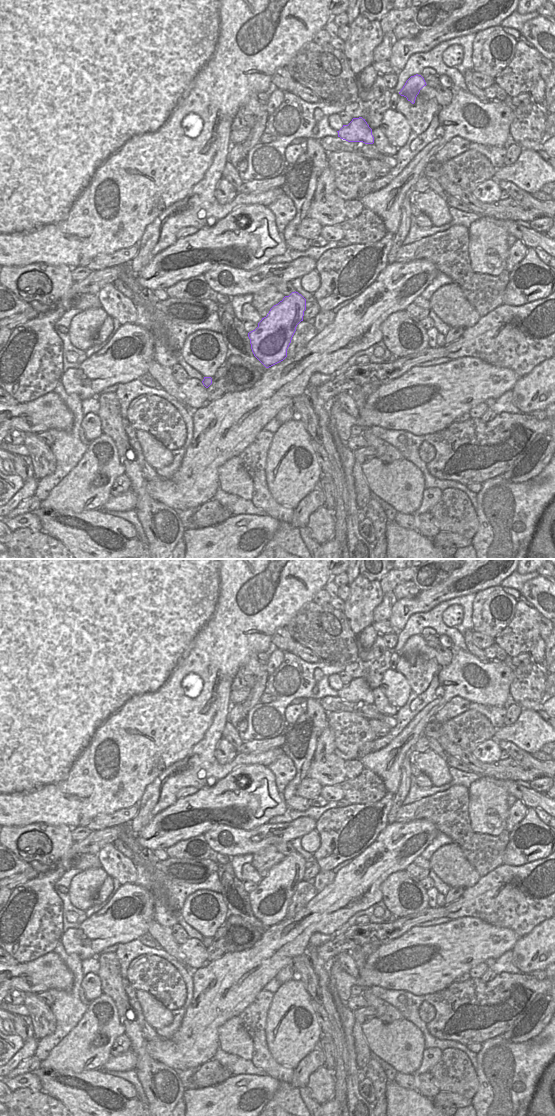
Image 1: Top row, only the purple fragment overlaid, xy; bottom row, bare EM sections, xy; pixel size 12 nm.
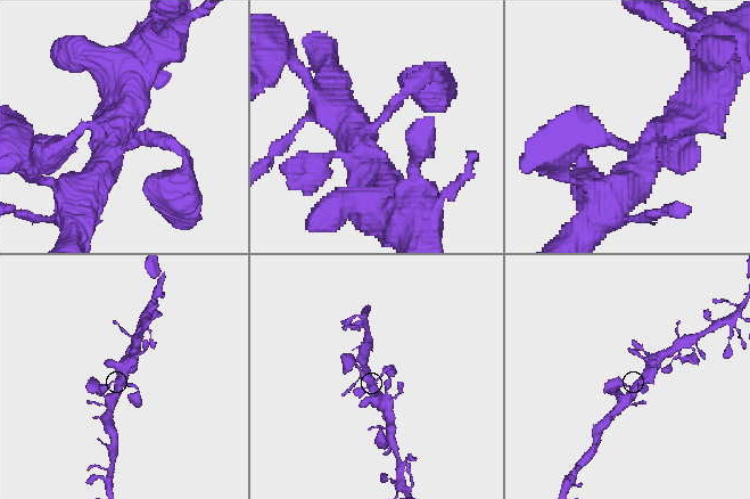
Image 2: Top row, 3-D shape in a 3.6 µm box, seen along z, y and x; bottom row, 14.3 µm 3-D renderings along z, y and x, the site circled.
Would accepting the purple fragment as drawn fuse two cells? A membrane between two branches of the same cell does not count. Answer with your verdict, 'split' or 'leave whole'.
leave whole

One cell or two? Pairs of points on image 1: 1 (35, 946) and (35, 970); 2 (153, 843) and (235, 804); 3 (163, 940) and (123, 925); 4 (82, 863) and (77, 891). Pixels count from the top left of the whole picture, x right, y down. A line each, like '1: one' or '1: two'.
1: two
2: one
3: two
4: two

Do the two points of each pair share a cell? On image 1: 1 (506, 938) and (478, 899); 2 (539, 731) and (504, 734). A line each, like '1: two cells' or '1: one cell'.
1: two cells
2: one cell

